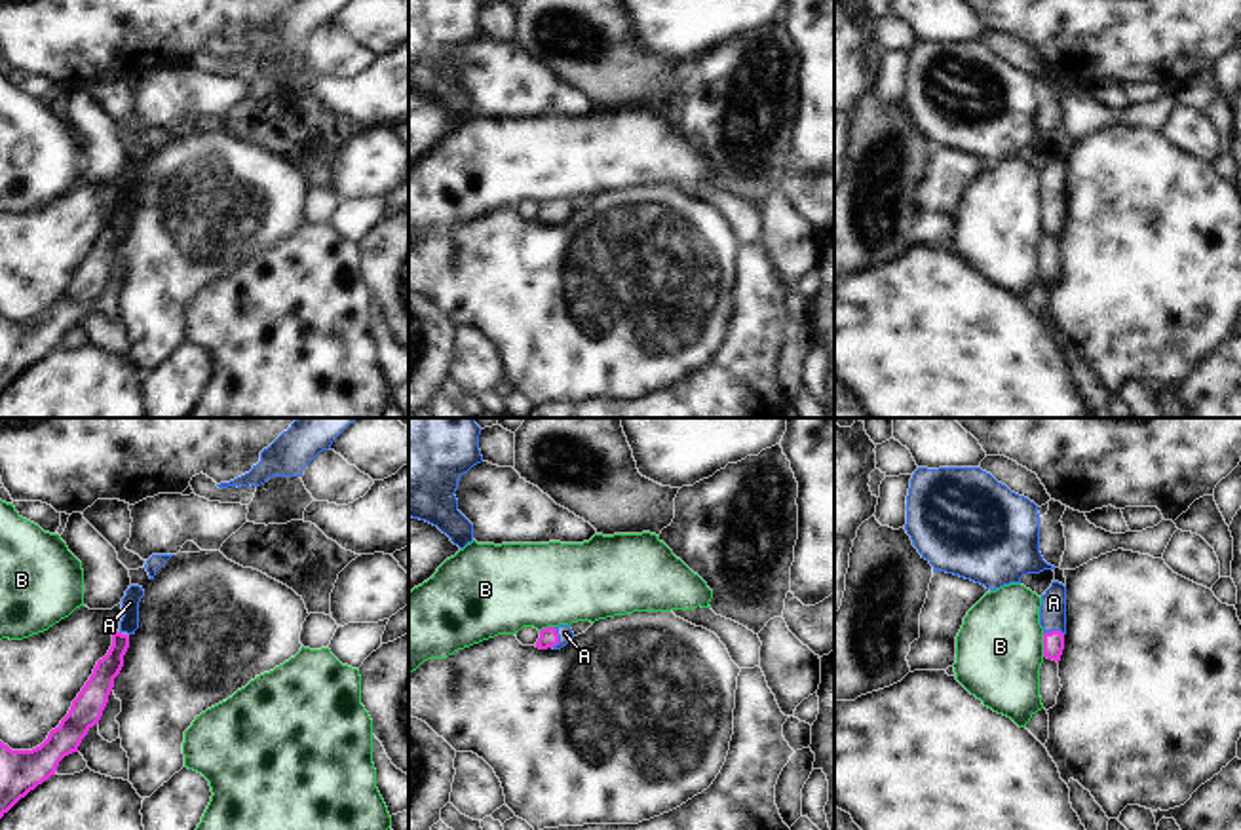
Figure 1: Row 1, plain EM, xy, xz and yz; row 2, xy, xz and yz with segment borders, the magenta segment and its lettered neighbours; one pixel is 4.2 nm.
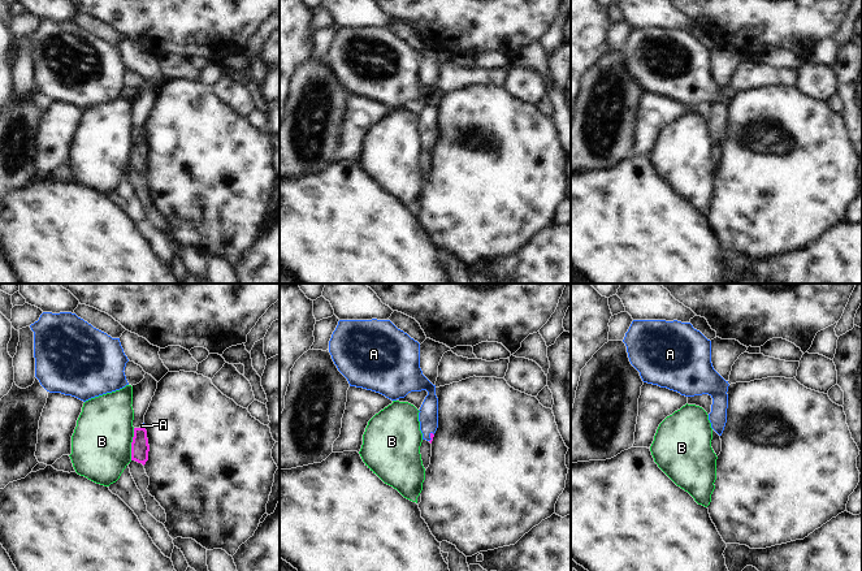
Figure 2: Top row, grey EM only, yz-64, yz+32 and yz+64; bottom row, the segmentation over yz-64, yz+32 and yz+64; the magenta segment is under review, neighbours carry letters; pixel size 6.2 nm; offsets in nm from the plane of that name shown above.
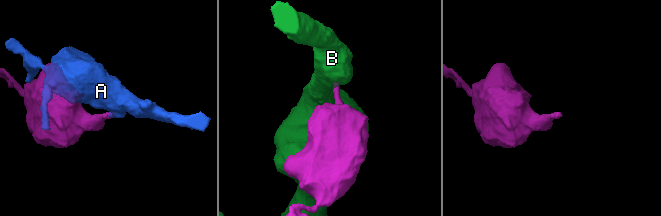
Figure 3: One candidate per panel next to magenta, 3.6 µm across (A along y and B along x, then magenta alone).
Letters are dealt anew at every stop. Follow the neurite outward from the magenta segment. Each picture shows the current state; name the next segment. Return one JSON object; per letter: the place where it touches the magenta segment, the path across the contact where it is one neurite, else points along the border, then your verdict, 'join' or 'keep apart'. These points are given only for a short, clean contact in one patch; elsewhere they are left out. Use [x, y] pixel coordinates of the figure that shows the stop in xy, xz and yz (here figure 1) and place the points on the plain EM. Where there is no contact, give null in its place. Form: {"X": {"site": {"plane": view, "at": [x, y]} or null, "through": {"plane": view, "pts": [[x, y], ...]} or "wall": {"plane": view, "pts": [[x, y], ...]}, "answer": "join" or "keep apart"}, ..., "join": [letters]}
{"A": {"site": {"plane": "xz", "at": [557, 213]}, "through": {"plane": "xz", "pts": [[548, 211], [557, 213], [565, 207]]}, "answer": "join"}, "B": {"site": {"plane": "yz", "at": [1044, 221]}, "answer": "keep apart"}, "join": ["A"]}

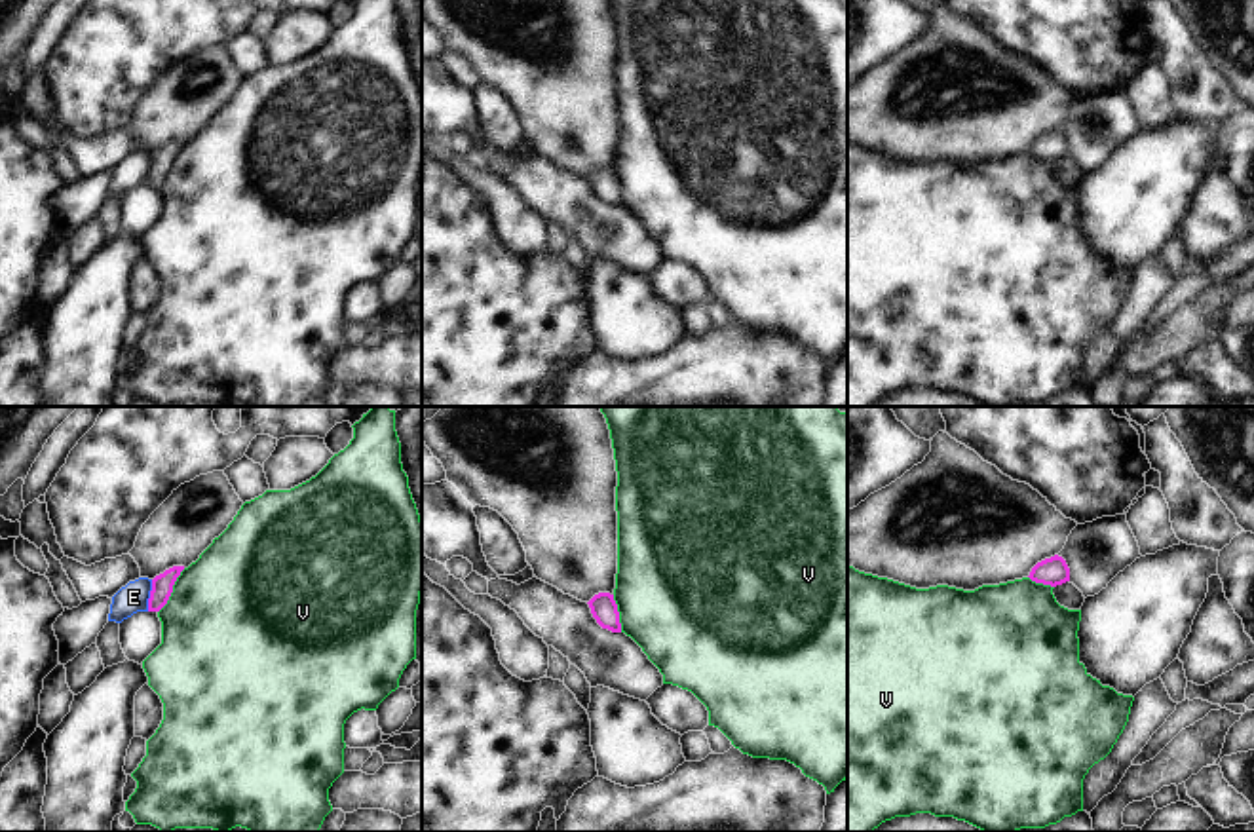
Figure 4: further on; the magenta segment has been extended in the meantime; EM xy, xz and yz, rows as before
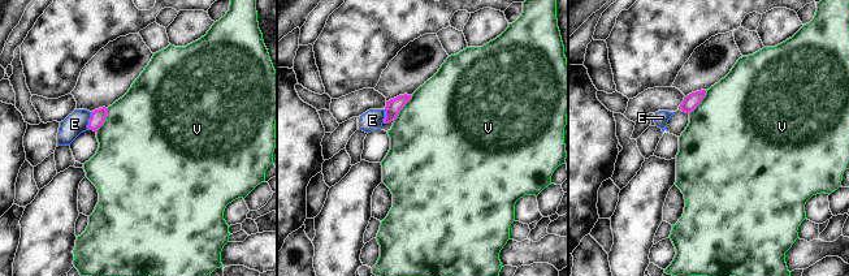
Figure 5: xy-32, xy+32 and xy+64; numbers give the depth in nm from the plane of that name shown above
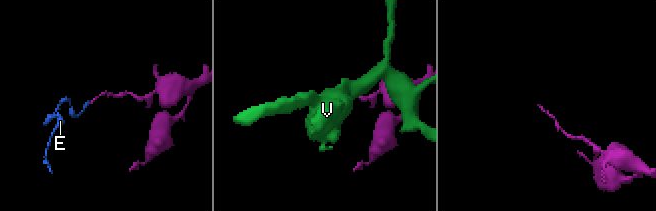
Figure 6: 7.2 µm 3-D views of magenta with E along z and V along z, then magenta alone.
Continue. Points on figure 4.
{"E": {"site": {"plane": "xy", "at": [151, 170]}, "wall": {"plane": "xy", "pts": [[152, 154], [147, 185]]}, "answer": "keep apart"}, "V": {"site": {"plane": "xy", "at": [171, 166]}, "answer": "keep apart"}, "join": []}

